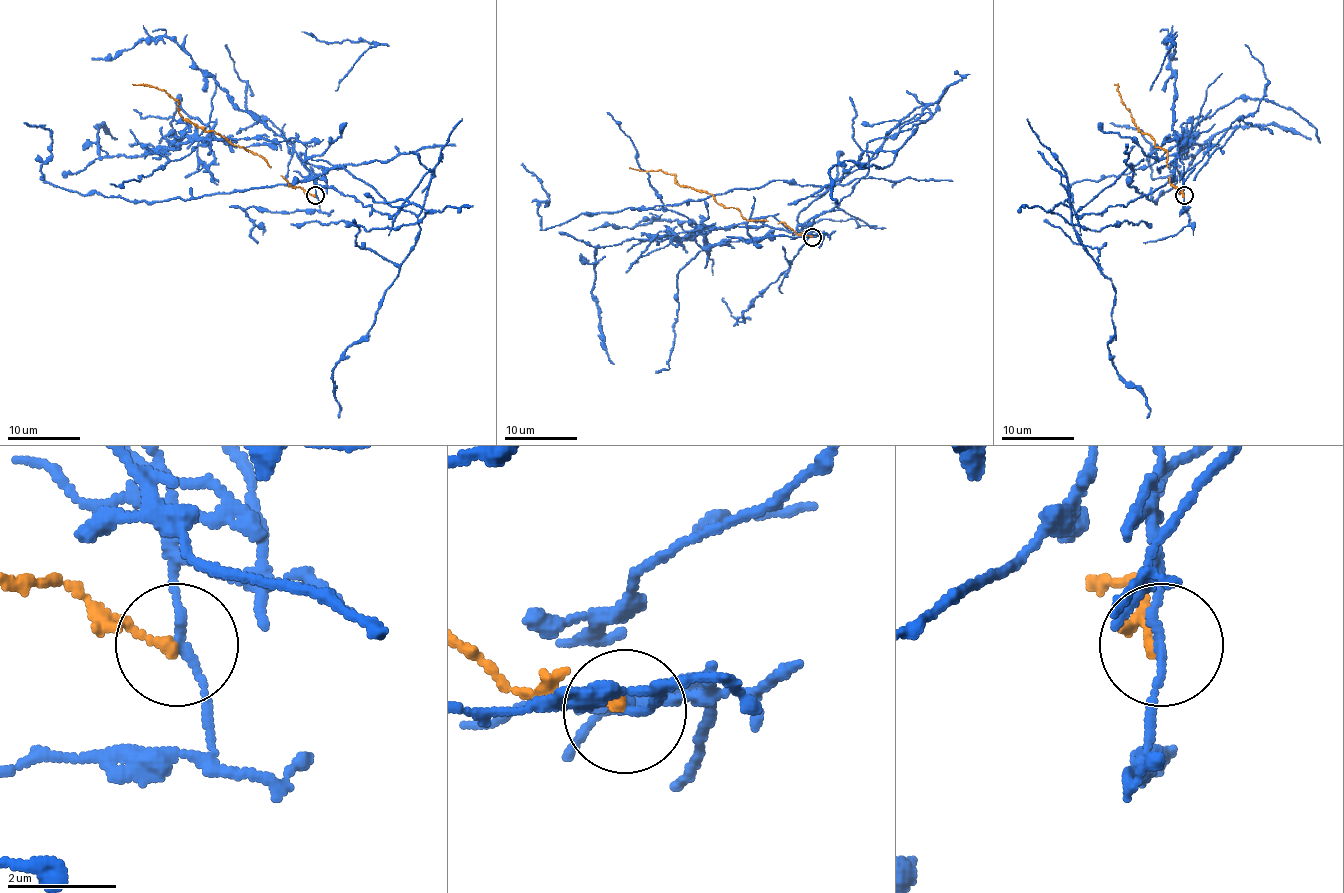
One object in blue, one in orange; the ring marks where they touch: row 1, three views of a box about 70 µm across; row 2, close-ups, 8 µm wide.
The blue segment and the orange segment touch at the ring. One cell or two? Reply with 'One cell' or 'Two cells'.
Two cells

